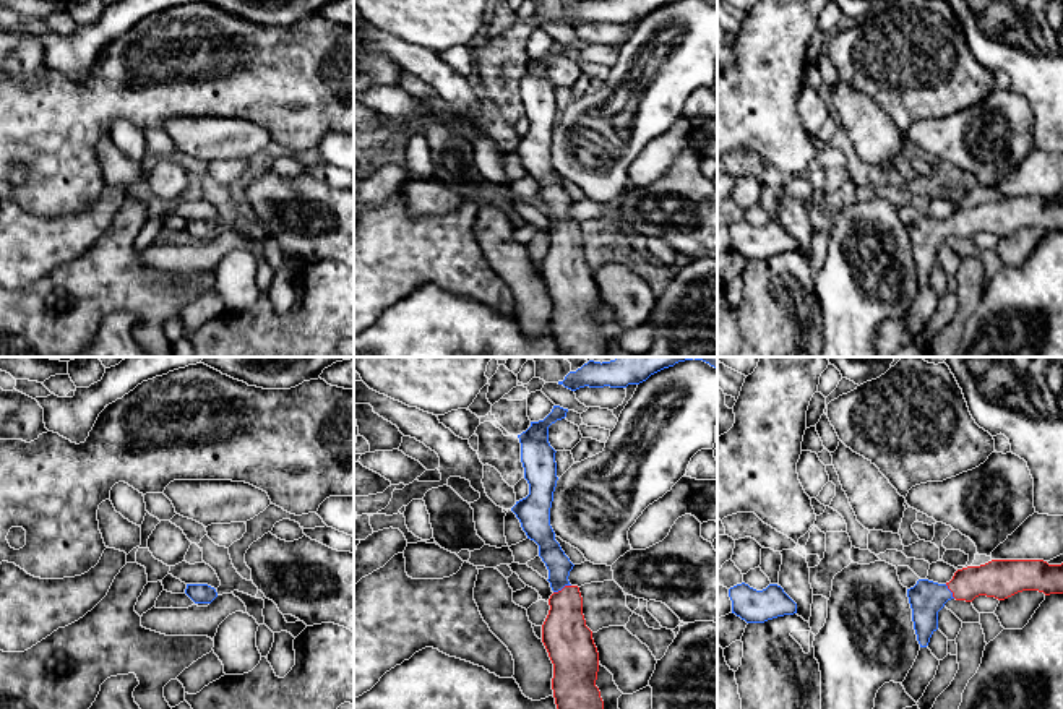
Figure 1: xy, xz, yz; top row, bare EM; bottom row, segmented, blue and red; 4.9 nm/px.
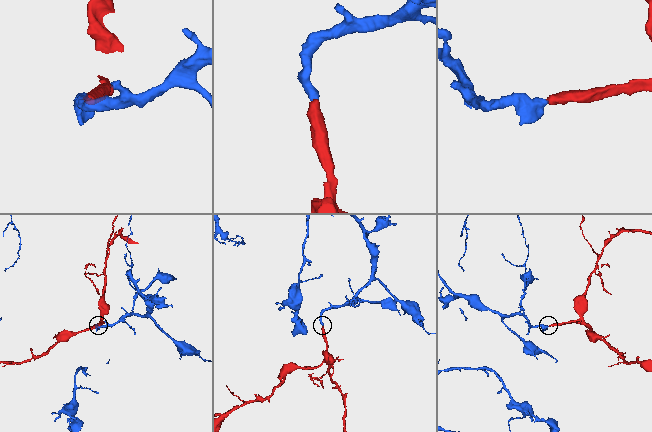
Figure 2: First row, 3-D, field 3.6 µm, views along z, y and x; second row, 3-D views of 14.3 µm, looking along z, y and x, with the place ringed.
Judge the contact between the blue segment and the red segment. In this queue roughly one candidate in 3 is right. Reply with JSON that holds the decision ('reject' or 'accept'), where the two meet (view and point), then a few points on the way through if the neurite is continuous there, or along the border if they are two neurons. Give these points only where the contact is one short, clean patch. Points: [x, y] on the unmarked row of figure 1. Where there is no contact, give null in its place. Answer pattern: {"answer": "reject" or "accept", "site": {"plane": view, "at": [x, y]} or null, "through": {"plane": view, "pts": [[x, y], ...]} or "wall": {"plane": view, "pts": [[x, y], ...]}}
{"answer": "accept", "site": {"plane": "xz", "at": [562, 224]}, "through": {"plane": "xz", "pts": [[559, 201], [562, 224], [565, 232], [567, 275]]}}

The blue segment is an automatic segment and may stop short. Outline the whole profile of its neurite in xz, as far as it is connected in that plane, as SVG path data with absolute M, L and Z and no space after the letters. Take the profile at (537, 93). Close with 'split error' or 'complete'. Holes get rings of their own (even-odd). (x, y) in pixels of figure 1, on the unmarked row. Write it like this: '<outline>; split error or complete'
M568 45L552 49L518 71L521 99L529 131L511 144L527 175L539 182L539 193L549 206L553 230L542 261L542 279L553 300L552 326L557 346L565 357L604 357L604 337L596 323L599 289L583 251L578 222L568 217L573 200L555 177L550 144L557 123L555 86L549 79L549 63L566 54Z; split error

